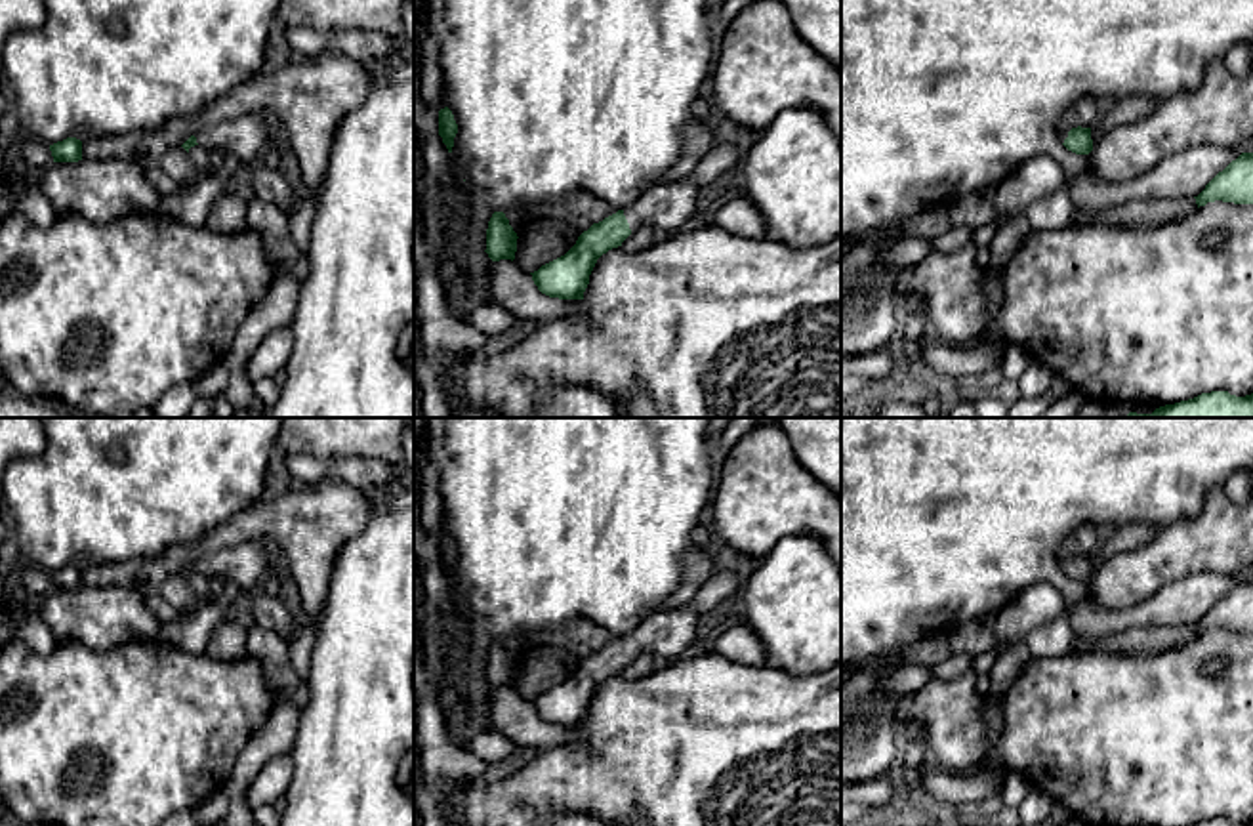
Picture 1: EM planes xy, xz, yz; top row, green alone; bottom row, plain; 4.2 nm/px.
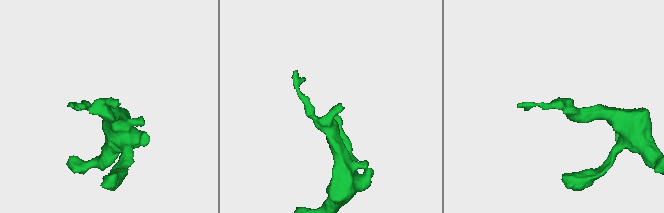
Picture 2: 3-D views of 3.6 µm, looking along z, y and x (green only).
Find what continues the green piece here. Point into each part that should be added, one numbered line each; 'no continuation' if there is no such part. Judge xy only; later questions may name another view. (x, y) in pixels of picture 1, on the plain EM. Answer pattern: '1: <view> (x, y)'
1: xy (245, 565)

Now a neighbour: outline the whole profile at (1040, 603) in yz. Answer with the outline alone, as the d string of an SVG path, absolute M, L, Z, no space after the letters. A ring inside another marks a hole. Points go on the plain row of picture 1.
M1032 584L996 614L996 641L1020 641L1032 630L1053 622L1066 607L1064 595L1053 584Z

